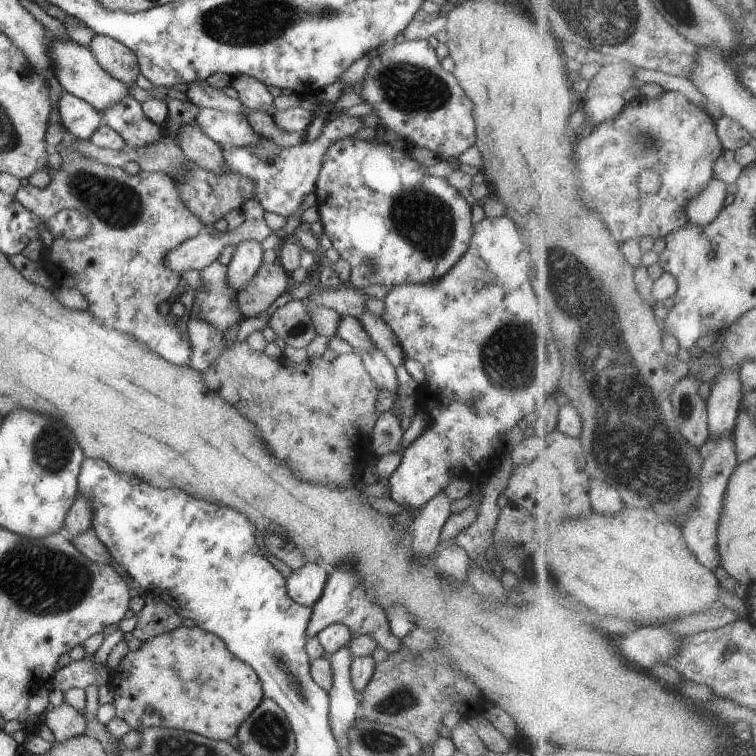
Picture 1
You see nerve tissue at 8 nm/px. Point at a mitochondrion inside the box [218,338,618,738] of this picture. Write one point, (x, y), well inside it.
(293, 679)

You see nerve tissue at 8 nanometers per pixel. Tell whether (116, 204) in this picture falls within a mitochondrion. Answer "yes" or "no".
yes

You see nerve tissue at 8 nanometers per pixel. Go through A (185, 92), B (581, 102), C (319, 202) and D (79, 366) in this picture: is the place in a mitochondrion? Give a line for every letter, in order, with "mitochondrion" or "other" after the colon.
A: other
B: other
C: other
D: other

